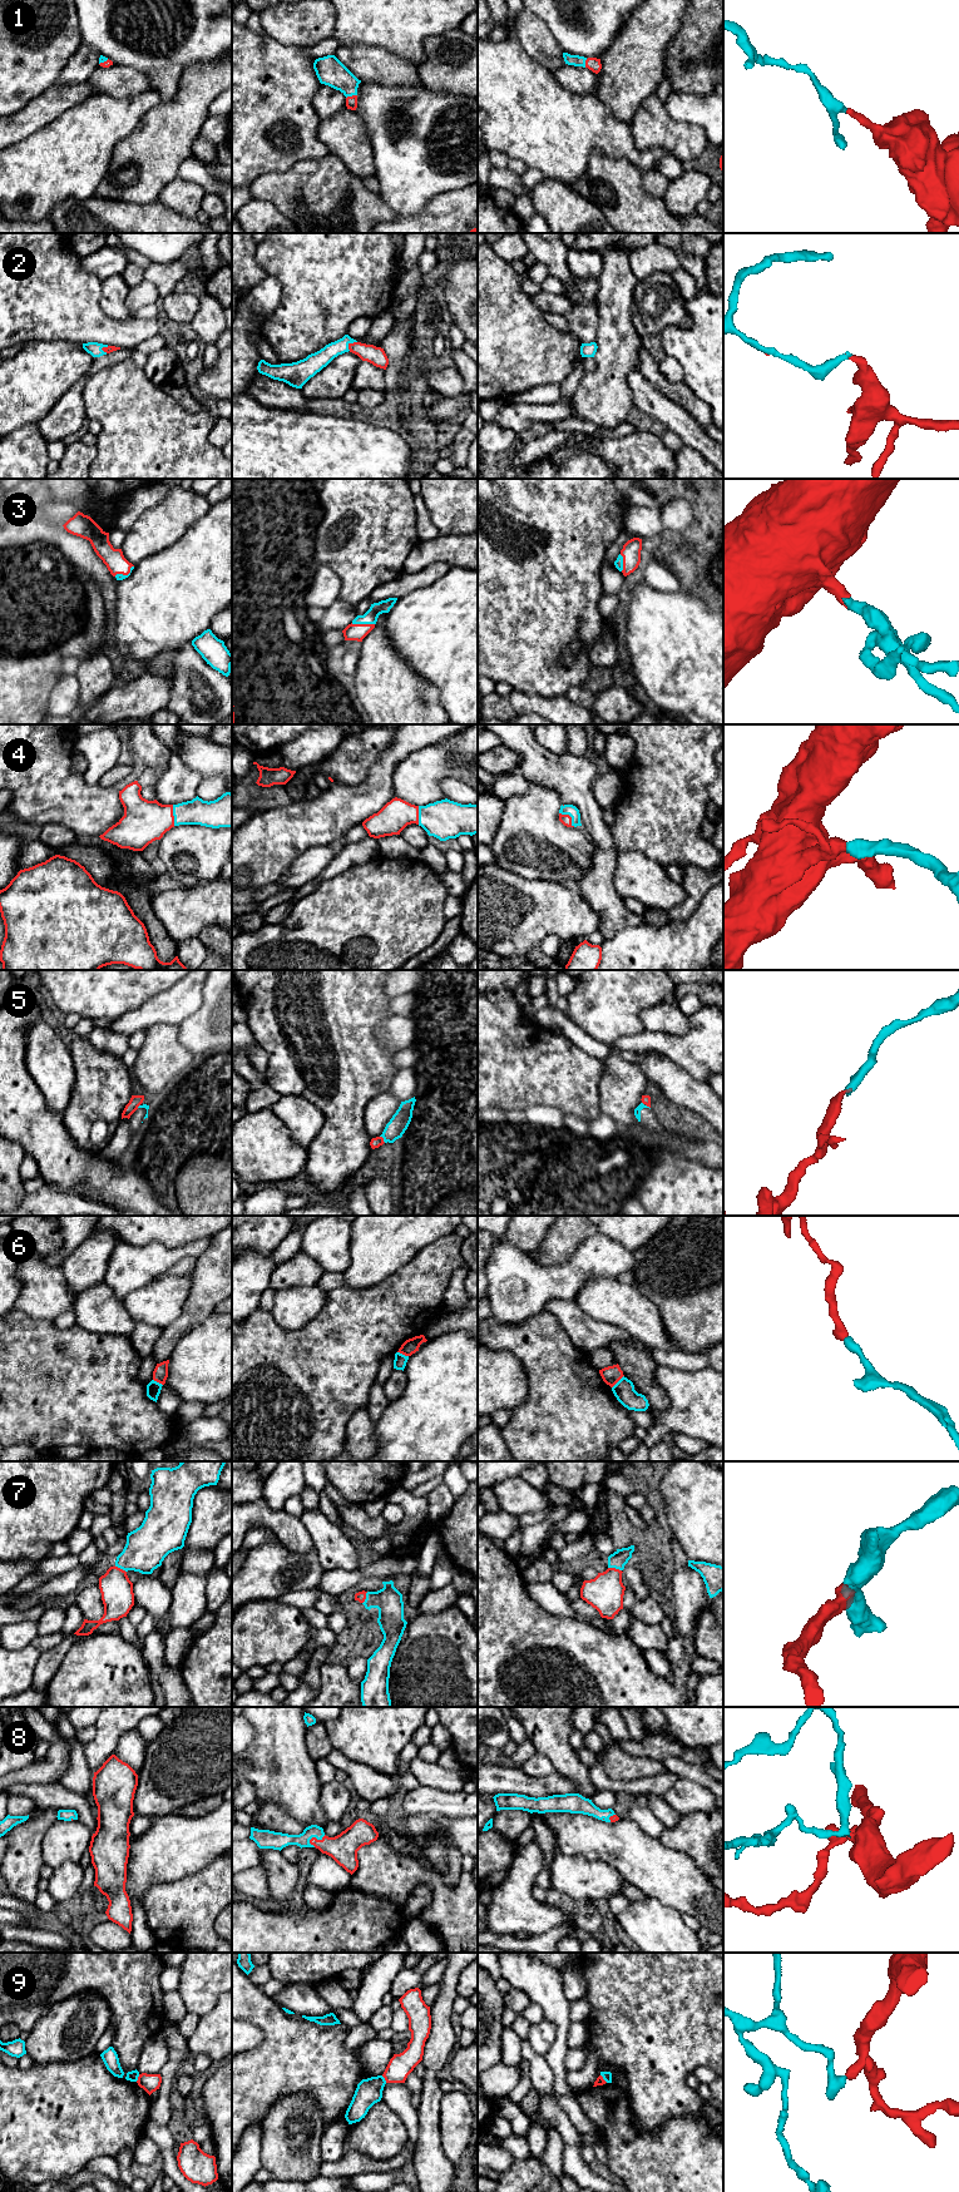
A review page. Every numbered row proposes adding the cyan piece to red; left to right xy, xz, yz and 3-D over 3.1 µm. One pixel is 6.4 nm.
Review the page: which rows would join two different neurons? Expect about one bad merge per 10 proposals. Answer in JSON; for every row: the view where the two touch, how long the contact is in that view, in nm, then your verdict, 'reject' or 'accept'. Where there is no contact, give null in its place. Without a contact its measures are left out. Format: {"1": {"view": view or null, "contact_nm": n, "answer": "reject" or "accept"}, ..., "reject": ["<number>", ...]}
{"1": {"view": "xz", "contact_nm": 80, "answer": "accept"}, "2": {"view": "xz", "contact_nm": 80, "answer": "accept"}, "3": {"view": "xz", "contact_nm": 150, "answer": "accept"}, "4": {"view": "yz", "contact_nm": 140, "answer": "accept"}, "5": {"view": "xz", "contact_nm": 60, "answer": "reject"}, "6": {"view": "yz", "contact_nm": 120, "answer": "reject"}, "7": {"view": "yz", "contact_nm": 90, "answer": "accept"}, "8": {"view": "xz", "contact_nm": 120, "answer": "accept"}, "9": {"view": "xy", "contact_nm": 50, "answer": "reject"}, "reject": ["5", "6", "9"]}

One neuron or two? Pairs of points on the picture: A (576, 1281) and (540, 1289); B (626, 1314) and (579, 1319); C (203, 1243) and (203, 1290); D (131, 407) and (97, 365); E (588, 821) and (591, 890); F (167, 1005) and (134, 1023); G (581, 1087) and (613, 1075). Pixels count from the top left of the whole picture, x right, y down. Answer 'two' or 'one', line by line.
A: one
B: two
C: two
D: two
E: one
F: one
G: two

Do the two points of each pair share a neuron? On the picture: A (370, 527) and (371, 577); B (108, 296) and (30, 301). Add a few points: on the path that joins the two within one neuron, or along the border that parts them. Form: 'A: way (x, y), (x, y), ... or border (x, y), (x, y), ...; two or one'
A: way (370, 539), (370, 564); one
B: border (100, 281), (99, 306), (105, 313), (118, 320); two

